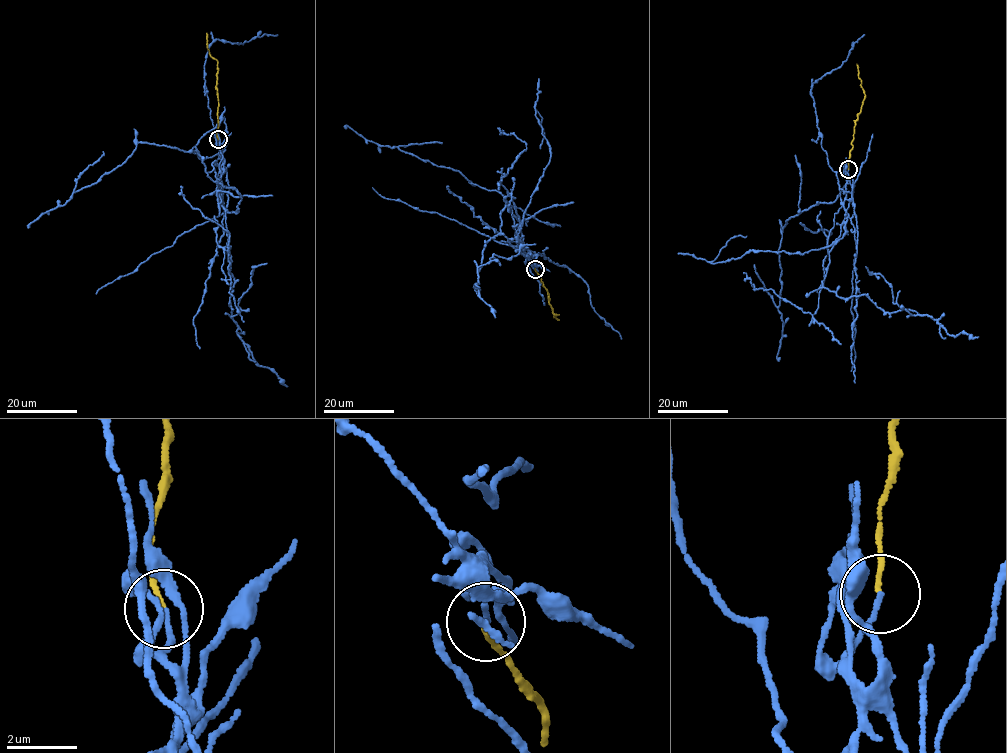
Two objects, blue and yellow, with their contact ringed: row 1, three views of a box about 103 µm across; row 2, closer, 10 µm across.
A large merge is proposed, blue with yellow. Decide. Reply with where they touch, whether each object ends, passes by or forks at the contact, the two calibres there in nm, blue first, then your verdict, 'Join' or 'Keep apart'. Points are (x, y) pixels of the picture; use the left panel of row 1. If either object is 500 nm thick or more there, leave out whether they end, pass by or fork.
Place: (218, 139). At the ring blue ends. At the ring yellow ends. Thickness 140 nm (blue) against 100 nm. Keep apart

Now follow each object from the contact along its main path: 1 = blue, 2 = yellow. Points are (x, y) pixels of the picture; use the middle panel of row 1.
1: (535, 269), (529, 251), (516, 238), (521, 227), (510, 193), (500, 231), (485, 244), (474, 285), (495, 318)
2: (535, 269), (555, 314), (559, 314), (554, 316), (559, 320)

